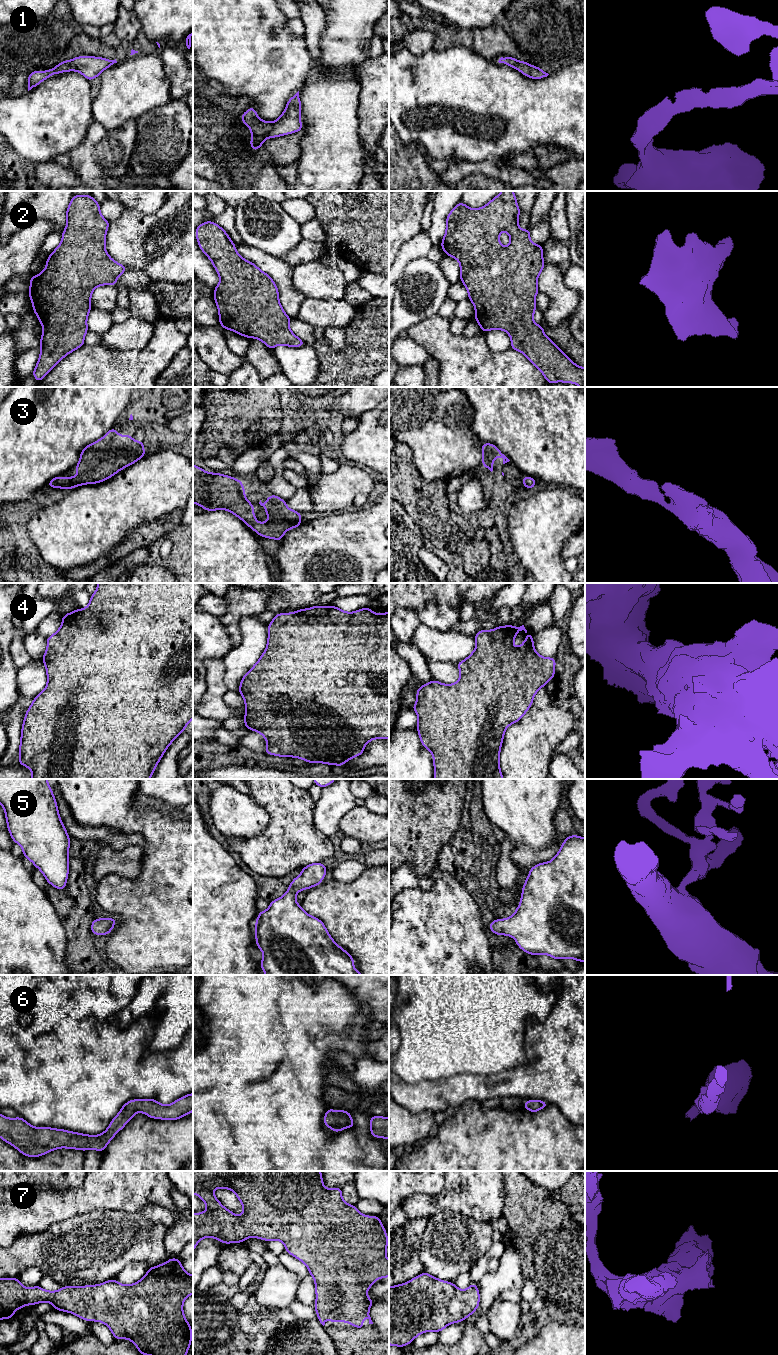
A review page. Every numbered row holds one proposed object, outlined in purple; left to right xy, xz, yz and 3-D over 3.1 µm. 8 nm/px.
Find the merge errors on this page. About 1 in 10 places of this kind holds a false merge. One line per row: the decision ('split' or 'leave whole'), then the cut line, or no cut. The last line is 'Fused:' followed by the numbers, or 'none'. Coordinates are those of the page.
1: leave whole; no cut
2: leave whole; no cut
3: leave whole; no cut
4: leave whole; no cut
5: leave whole; no cut
6: leave whole; no cut
7: leave whole; no cut
Fused: none

